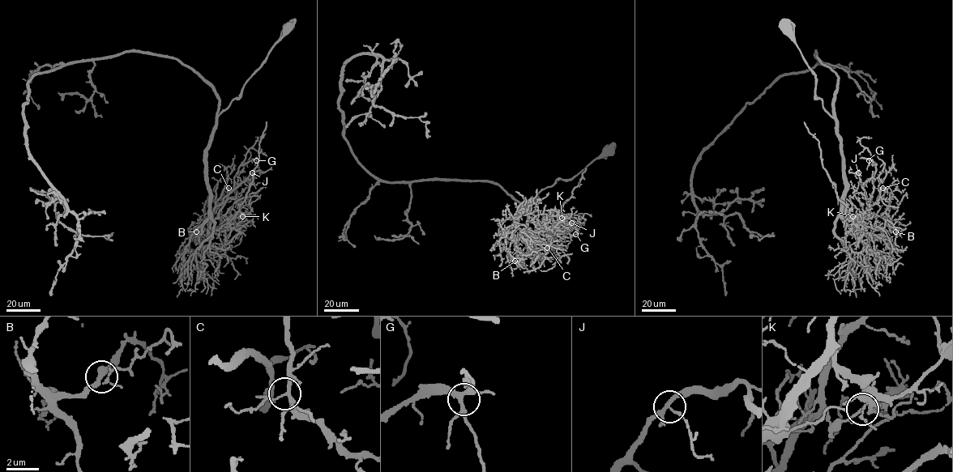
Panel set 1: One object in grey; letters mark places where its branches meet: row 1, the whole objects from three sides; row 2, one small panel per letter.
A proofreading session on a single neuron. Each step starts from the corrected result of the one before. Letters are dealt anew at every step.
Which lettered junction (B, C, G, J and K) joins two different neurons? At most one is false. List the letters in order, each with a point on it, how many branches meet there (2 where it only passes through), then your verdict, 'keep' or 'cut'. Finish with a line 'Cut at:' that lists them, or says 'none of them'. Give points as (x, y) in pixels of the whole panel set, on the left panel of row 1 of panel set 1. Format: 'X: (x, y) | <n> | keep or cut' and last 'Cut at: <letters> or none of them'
B: (196, 231) | 4 | keep
C: (228, 188) | 4 | keep
G: (256, 160) | 4 | keep
J: (252, 172) | 4 | keep
K: (242, 216) | 4 | cut
Cut at: K

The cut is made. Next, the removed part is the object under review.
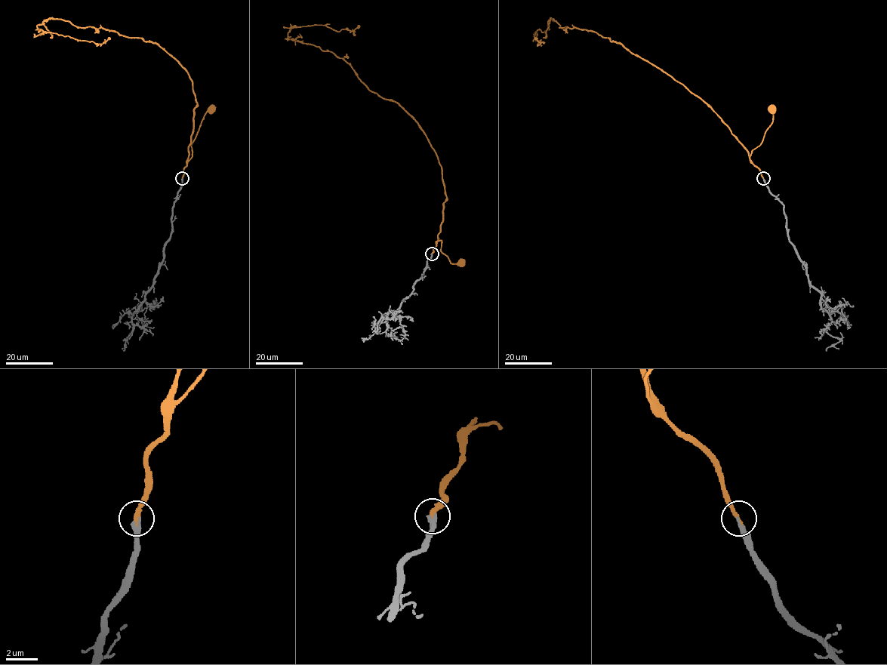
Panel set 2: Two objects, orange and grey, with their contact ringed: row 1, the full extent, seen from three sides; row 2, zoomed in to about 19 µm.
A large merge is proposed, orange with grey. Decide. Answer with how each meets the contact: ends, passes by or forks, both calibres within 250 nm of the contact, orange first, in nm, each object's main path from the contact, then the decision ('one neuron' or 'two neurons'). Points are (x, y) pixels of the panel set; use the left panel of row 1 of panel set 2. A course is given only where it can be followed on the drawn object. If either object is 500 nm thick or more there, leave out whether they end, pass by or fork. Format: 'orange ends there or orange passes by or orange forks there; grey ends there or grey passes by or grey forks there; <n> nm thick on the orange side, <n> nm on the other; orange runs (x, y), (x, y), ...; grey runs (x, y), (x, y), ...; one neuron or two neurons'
orange ends there; grey ends there; 260 nm thick on the orange side, 280 nm on the other; orange runs (182, 178), (183, 168), (192, 156), (191, 145), (204, 114), (210, 109); grey runs (182, 178), (174, 205), (171, 234), (164, 246), (164, 260), (145, 299), (133, 313), (132, 331), (123, 351); one neuron

